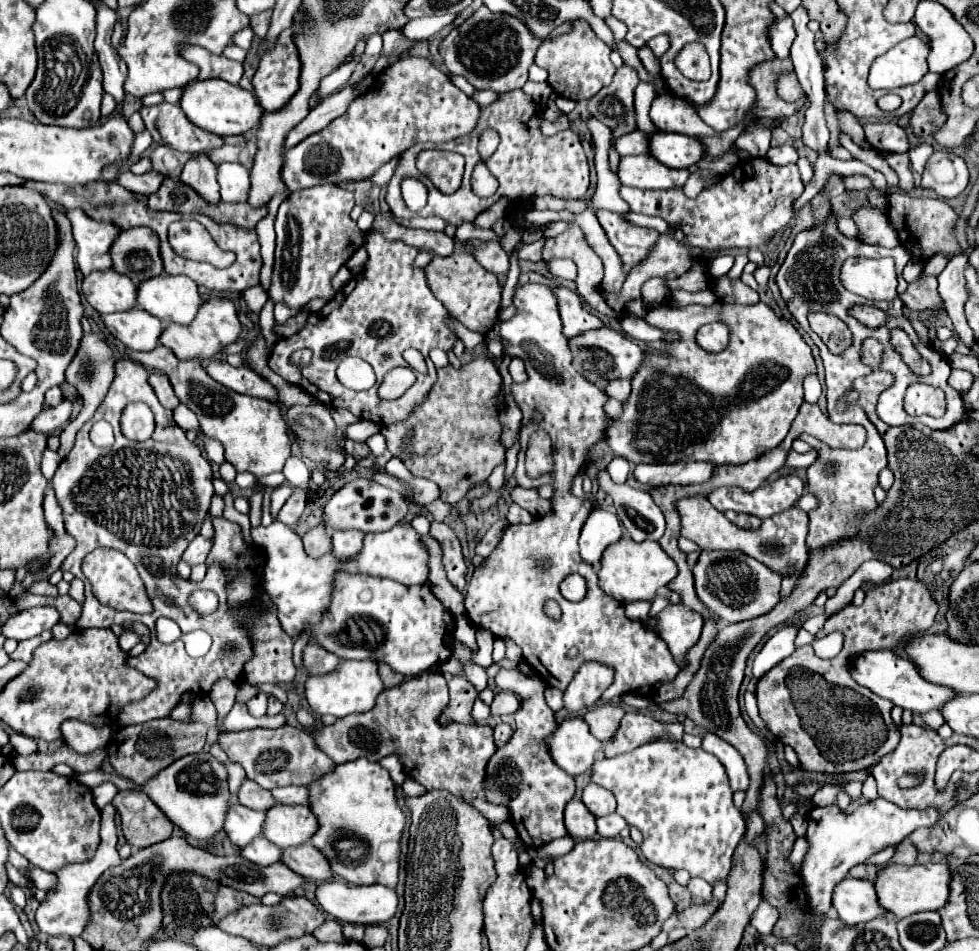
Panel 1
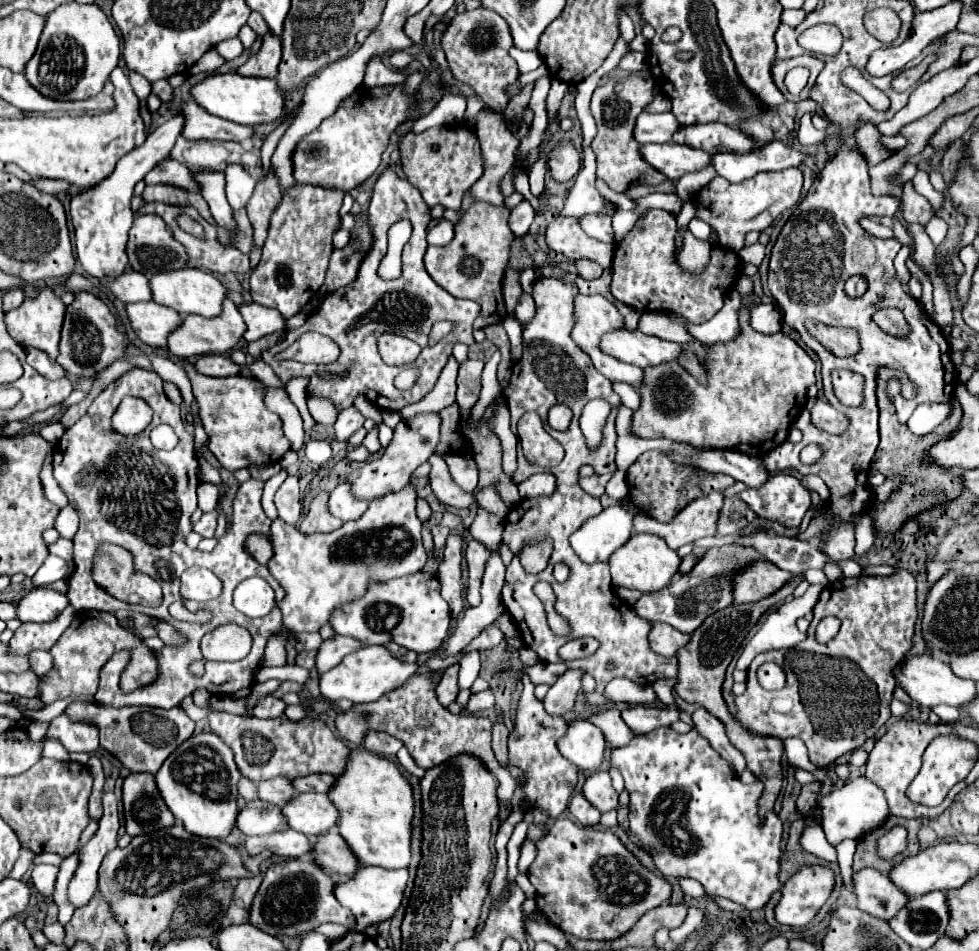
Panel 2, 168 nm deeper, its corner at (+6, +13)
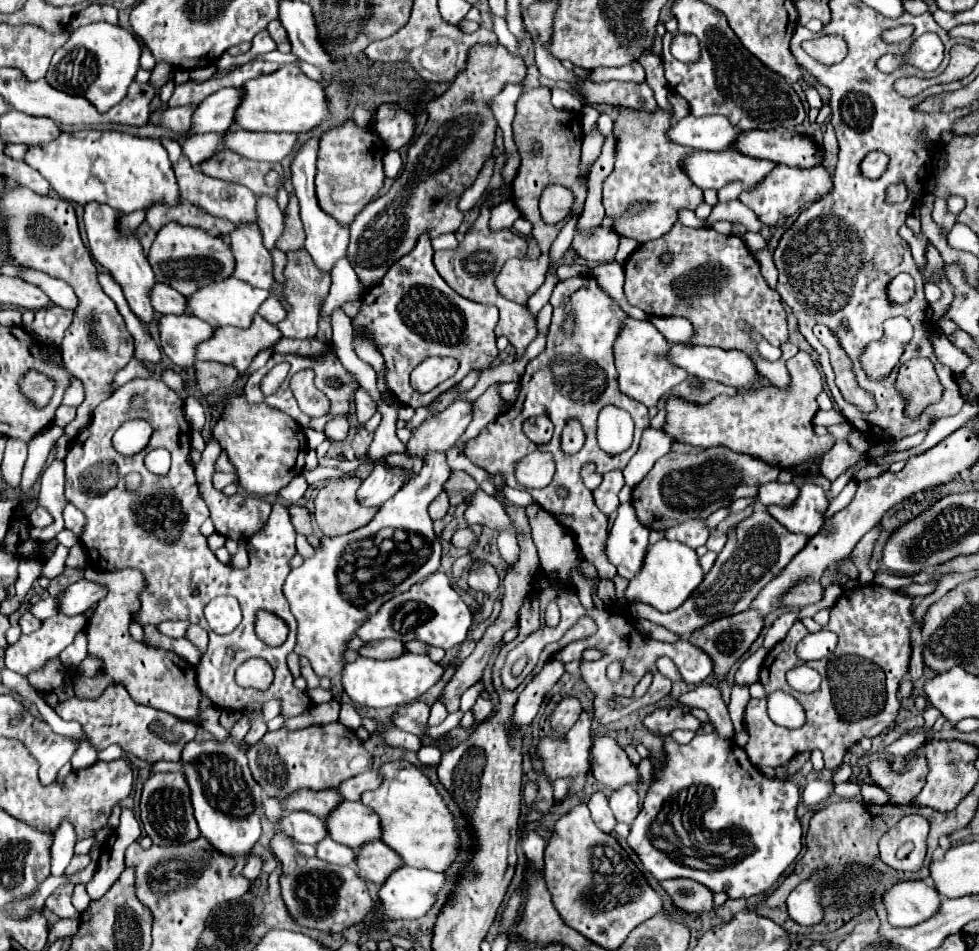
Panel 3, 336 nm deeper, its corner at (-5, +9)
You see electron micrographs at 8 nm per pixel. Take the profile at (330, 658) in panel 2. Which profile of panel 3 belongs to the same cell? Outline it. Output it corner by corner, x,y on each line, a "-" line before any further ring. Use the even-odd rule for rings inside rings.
376,640
368,642
364,648
360,648
360,654
366,658
376,658
376,660
390,660
396,656
402,656
406,652
404,642
400,640

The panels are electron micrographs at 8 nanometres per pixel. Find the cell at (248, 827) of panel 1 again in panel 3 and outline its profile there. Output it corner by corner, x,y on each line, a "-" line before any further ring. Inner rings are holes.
290,812
280,820
280,830
284,830
296,842
312,844
312,846
328,838
326,822
310,812

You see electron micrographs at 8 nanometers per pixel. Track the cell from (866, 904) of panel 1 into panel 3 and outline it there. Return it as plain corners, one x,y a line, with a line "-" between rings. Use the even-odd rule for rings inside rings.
908,880
888,890
884,894
884,904
890,924
916,926
936,916
936,910
940,910
940,894
922,880

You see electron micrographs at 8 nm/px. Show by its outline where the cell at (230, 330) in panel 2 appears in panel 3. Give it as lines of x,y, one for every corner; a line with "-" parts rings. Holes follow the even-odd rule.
254,316
250,328
216,328
214,336
196,348
196,360
212,360
234,366
240,374
246,372
254,356
266,348
272,348
282,338
278,326
266,322
262,316

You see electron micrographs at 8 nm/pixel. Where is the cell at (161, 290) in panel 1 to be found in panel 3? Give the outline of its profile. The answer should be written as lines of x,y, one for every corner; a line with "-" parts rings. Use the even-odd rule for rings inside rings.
234,276
224,280
224,282
216,282
210,286
200,288
198,292
194,292
192,296
188,296
188,310
206,320
208,324
220,328
220,326
236,326
236,328
250,328
254,314
258,312
258,308
262,306
262,302
270,296
268,290
260,290
250,286
244,280
236,280

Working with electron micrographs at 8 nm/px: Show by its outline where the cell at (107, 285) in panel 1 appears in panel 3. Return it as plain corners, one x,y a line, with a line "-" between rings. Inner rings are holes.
158,282
152,288
152,306
158,314
186,314
186,296
172,286

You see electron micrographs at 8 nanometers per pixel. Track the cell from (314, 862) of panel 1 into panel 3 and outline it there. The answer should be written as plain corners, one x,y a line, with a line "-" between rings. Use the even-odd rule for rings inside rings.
376,840
376,842
368,842
358,852
356,866
360,868
362,874
366,874
370,882
384,884
384,880
392,872
396,872
396,868
402,868
404,862
400,860
398,852
392,852
392,848
388,848
388,844
384,844
382,840

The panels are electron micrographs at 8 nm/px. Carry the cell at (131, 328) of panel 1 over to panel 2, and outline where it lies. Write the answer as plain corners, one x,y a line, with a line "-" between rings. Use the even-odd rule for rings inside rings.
137,302
125,306
127,322
137,338
153,348
165,348
167,336
181,324
181,316
173,308
157,302

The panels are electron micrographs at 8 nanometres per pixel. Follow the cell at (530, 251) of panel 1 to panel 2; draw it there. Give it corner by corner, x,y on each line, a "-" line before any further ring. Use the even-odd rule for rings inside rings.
591,148
583,150
583,166
575,178
563,210
555,216
581,216
587,212
601,212
607,206
605,198
595,190
595,154

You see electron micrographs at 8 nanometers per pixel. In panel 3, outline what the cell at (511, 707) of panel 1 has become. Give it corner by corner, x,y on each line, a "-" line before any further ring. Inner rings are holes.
478,698
476,704
472,706
472,714
474,714
474,720
476,722
482,722
484,718
488,718
494,710
494,704
490,700
484,700
484,698

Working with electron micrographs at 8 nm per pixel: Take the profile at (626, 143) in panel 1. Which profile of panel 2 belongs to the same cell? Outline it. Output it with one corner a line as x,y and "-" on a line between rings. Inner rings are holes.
643,112
637,118
633,138
639,144
669,142
677,128
679,128
679,122
671,112
667,112
667,114
647,114
647,112

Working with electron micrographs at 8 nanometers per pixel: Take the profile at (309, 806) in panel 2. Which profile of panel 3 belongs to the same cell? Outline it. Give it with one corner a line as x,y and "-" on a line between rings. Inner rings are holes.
342,802
326,820
330,838
360,850
370,840
380,840
380,818
362,802

